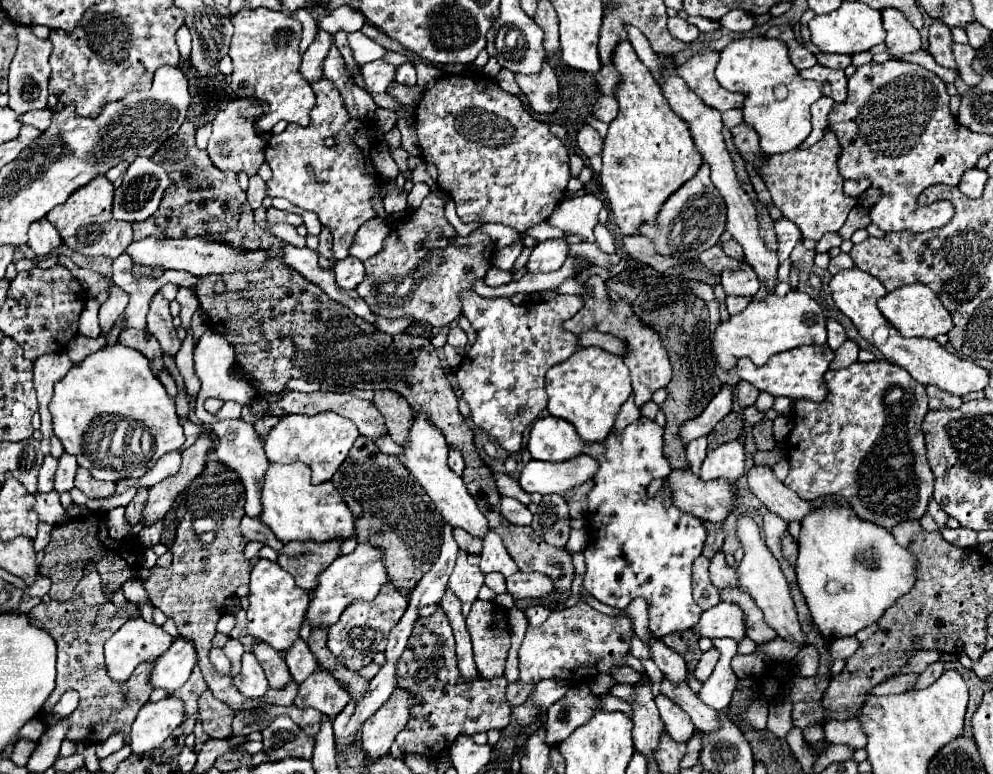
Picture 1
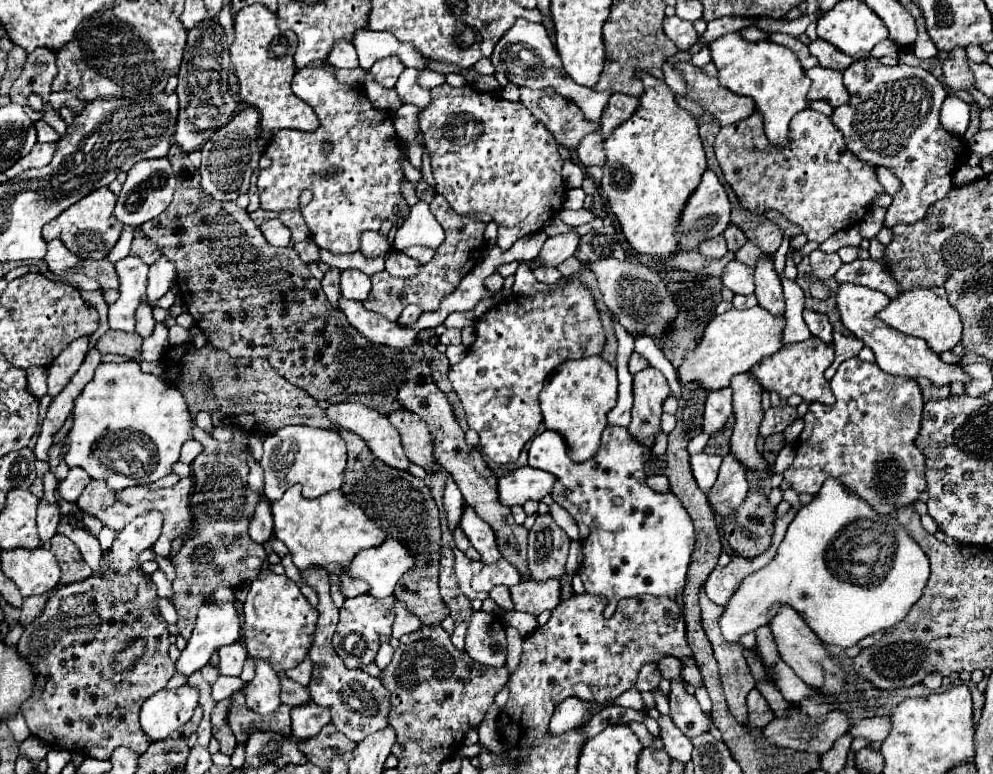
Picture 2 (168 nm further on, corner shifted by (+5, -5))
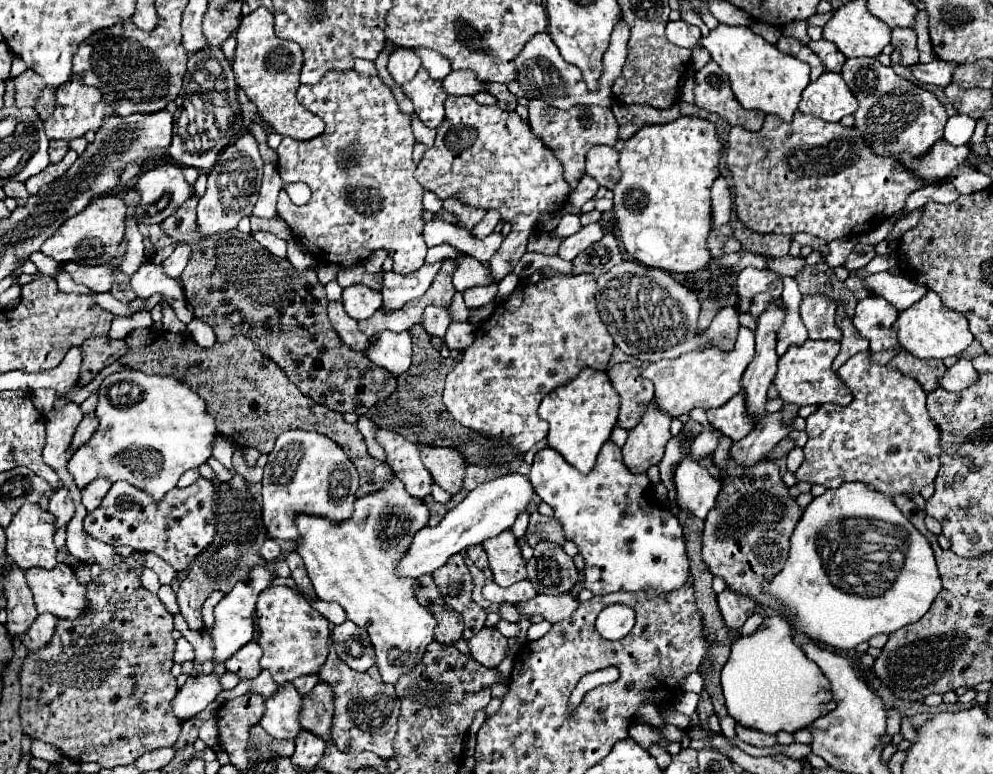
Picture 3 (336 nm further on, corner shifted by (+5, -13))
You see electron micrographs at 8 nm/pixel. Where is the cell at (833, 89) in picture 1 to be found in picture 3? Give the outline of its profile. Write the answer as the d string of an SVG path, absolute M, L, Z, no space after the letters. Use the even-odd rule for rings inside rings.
M822 73L804 89L798 105L800 113L814 115L824 121L840 121L856 109L856 97L850 93L840 73Z

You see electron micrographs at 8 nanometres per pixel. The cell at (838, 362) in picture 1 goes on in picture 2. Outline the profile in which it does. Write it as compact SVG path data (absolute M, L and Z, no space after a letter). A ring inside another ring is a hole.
M834 331L834 347L836 347L836 357L834 357L834 363L826 369L826 379L834 377L834 373L842 361L858 355L860 349L864 347L864 343L858 337L846 337L840 331Z

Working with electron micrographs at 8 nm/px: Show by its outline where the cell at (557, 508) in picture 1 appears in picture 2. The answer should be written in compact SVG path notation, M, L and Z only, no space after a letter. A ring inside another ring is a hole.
M538 515L528 539L528 569L538 583L560 579L566 573L570 539L554 523L552 515Z

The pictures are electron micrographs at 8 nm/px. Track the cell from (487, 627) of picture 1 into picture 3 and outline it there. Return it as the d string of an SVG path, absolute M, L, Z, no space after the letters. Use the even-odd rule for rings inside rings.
M482 627L468 641L472 657L484 667L498 667L498 663L506 657L506 637L496 627Z

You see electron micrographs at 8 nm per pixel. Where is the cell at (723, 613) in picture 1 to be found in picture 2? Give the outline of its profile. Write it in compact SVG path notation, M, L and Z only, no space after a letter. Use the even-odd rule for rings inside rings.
M828 479L820 493L804 505L794 521L788 525L786 537L780 543L776 557L760 571L750 573L740 589L734 593L720 617L720 629L726 641L738 641L740 635L768 625L784 605L792 607L826 645L852 647L860 639L890 629L900 623L910 607L922 597L930 577L930 561L920 545L906 533L906 529L892 515L880 515L866 505L856 493L848 493L838 479Z

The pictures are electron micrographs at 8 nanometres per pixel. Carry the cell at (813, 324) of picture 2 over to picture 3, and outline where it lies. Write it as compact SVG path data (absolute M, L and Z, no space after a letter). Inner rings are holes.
M808 295L800 305L802 321L808 329L808 339L824 339L824 341L840 341L842 333L834 323L836 305L830 297L824 295Z

